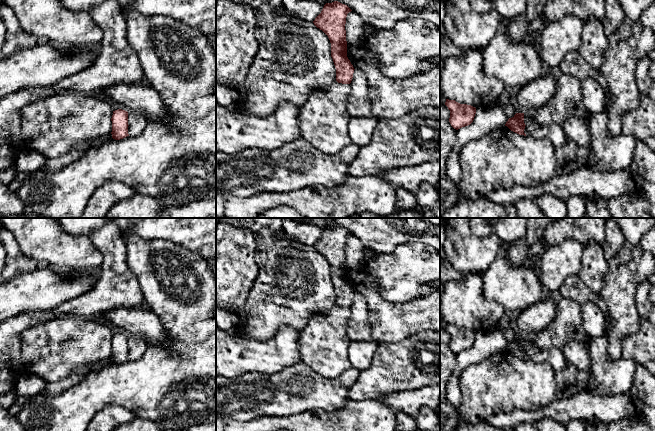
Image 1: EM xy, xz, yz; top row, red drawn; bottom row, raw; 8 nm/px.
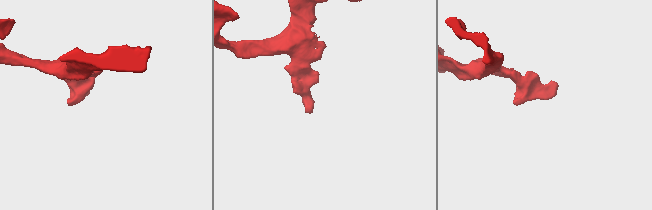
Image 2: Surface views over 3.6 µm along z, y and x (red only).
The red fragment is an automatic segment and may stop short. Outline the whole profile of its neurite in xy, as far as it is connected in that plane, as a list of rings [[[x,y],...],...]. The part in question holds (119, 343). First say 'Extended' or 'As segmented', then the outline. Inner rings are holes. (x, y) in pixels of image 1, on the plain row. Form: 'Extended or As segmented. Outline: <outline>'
As segmented. Outline: [[[122,333],[113,335],[112,345],[112,362],[115,364],[123,363],[128,358],[128,336]]]

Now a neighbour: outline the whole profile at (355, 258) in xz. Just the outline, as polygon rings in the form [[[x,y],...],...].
[[[351,235],[347,238],[345,248],[347,268],[359,269],[366,265],[364,249],[363,243],[356,236]]]

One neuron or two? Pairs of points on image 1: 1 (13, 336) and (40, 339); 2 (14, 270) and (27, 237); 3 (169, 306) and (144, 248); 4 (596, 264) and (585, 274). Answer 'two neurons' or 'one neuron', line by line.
1: two neurons
2: two neurons
3: one neuron
4: one neuron

